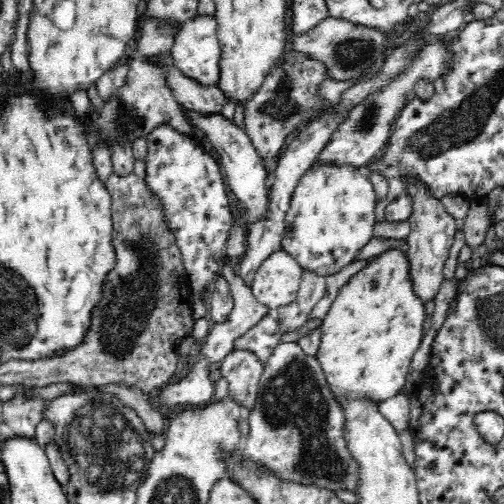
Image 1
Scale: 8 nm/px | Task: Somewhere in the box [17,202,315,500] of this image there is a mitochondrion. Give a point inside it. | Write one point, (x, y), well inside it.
(109, 448)

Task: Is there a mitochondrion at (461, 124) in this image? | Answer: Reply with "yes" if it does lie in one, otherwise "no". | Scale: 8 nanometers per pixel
yes

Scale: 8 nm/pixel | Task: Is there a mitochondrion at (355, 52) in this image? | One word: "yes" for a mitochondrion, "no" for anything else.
yes

